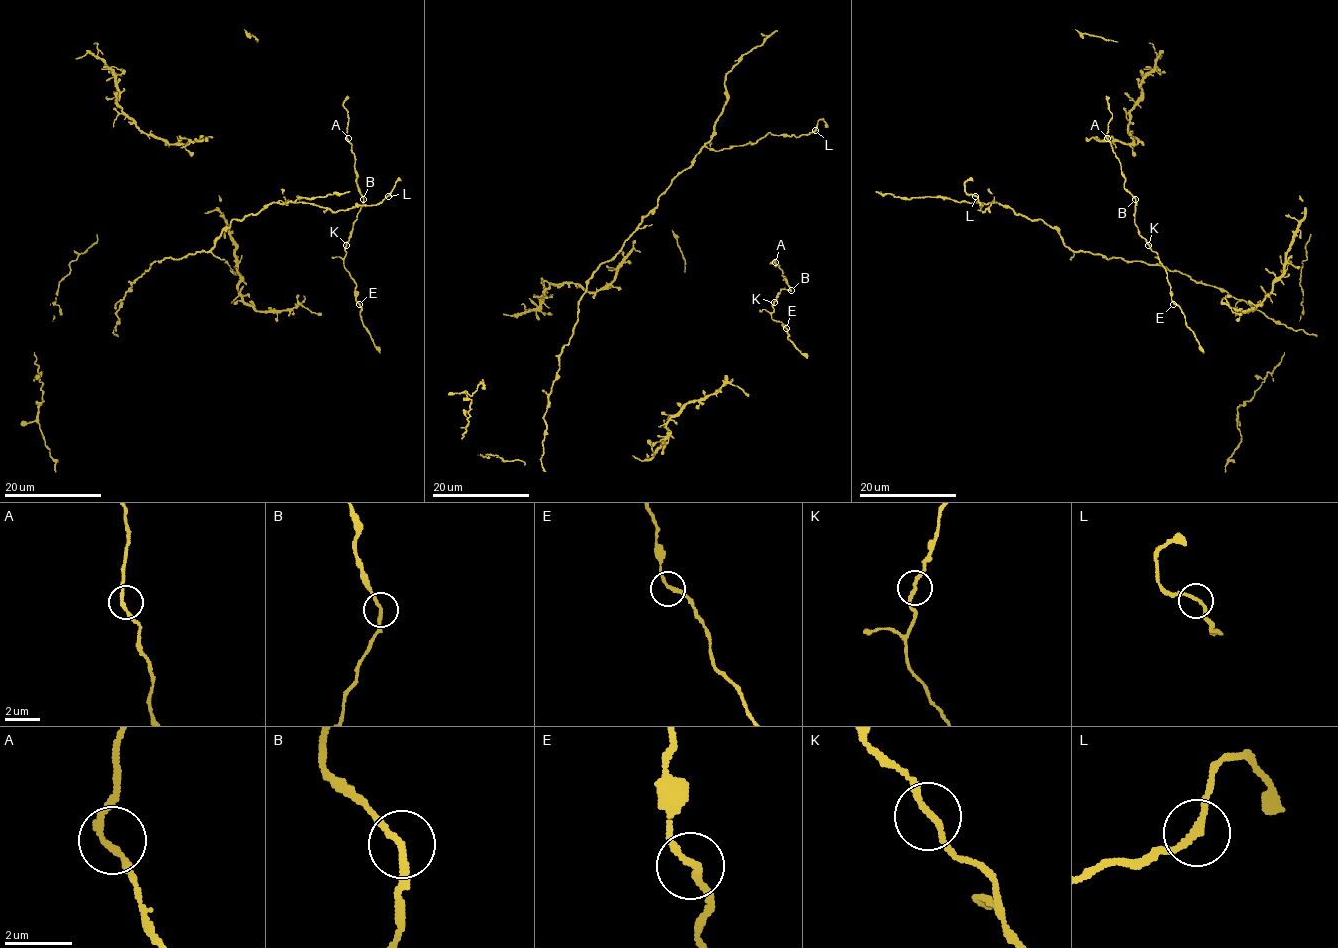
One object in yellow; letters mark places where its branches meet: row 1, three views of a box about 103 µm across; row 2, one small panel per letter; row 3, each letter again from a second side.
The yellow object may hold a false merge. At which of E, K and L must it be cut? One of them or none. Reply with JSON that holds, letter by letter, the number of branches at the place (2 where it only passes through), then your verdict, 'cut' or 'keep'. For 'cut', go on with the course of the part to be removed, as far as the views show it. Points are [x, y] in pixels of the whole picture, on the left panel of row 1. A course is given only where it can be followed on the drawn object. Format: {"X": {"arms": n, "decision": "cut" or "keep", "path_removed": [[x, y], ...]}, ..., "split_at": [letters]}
{"E": {"arms": 2, "decision": "keep"}, "K": {"arms": 2, "decision": "keep"}, "L": {"arms": 2, "decision": "keep"}, "split_at": []}

